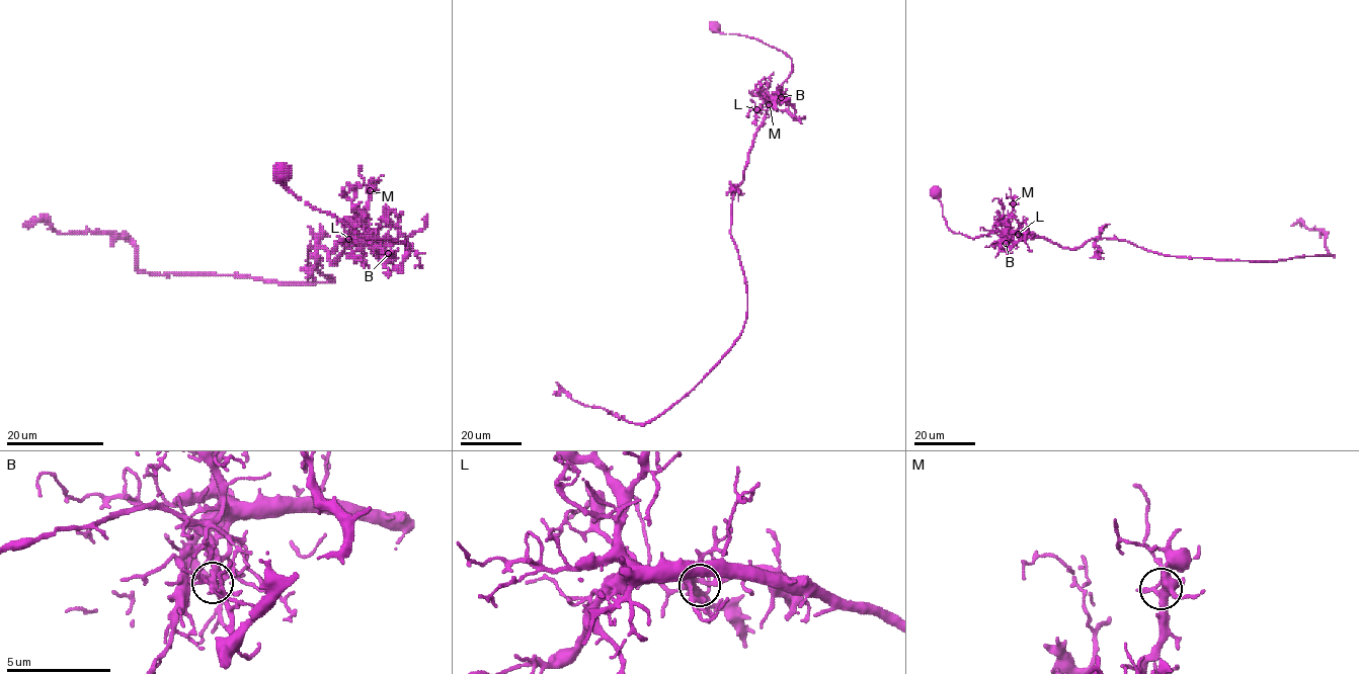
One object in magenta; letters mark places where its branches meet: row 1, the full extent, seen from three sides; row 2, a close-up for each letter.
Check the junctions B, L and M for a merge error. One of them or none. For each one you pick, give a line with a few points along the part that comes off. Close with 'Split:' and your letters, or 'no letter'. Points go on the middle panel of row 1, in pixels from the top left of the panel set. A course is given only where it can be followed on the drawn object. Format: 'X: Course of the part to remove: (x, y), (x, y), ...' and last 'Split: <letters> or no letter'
B: Course of the part to remove: (781, 97), (794, 109), (795, 120), (805, 118)
Split: B

